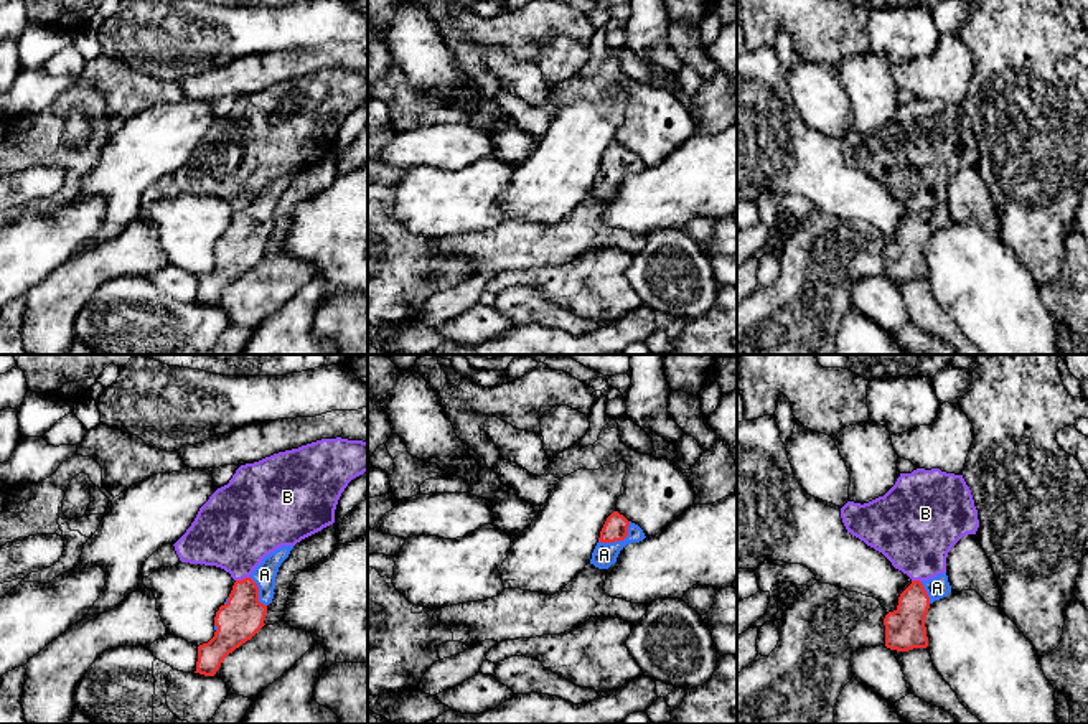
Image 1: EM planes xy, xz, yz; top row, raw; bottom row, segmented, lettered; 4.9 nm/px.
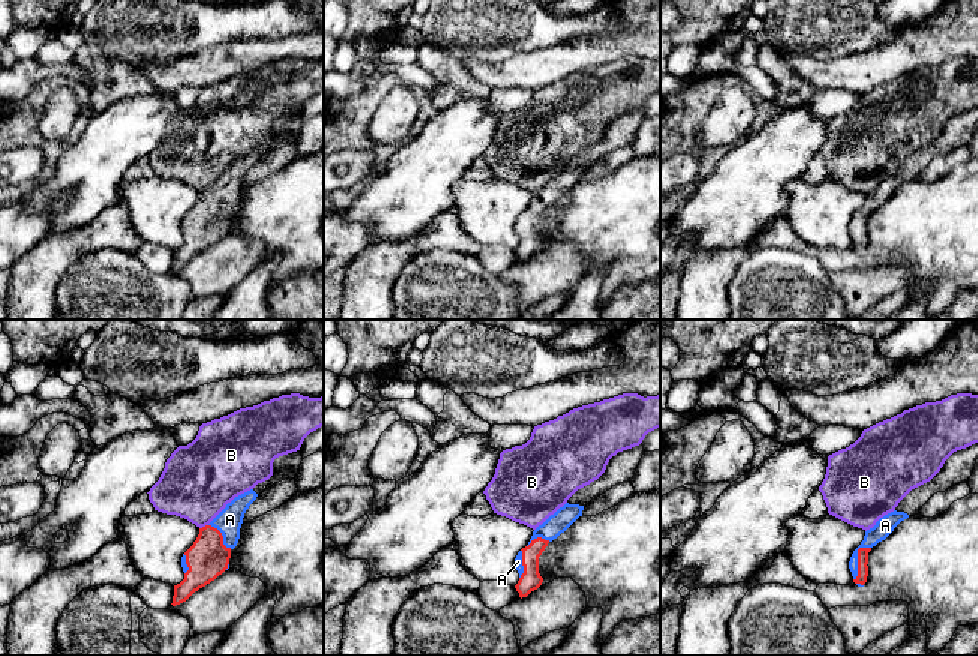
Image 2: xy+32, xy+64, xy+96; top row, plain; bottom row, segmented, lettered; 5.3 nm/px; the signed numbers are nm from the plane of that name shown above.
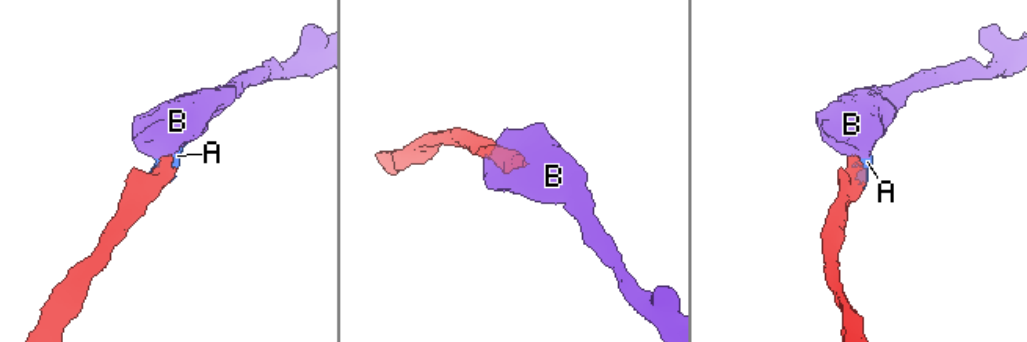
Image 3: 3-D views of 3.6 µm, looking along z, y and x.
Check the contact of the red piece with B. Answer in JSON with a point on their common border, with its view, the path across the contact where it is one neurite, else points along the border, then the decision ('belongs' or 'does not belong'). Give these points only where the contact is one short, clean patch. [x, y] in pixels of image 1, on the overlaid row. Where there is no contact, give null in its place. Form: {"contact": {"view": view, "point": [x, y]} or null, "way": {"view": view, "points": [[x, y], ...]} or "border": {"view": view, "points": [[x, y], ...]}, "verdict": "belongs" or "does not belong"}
{"contact": {"view": "xy", "point": [243, 579]}, "border": {"view": "xy", "points": [[248, 576], [236, 581]]}, "verdict": "does not belong"}

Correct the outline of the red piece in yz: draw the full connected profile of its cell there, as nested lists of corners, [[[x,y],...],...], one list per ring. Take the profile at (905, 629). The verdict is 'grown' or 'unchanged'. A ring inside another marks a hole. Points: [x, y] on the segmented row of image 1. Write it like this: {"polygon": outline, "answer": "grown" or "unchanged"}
{"polygon": [[[938,574],[928,581],[912,581],[900,594],[898,605],[884,618],[885,646],[897,651],[913,648],[926,648],[926,614],[935,600],[946,597],[951,592],[948,576]]], "answer": "grown"}

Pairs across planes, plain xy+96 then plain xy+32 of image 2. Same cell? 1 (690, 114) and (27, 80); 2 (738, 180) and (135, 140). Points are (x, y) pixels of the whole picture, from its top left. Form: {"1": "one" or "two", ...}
{"1": "two", "2": "one"}

